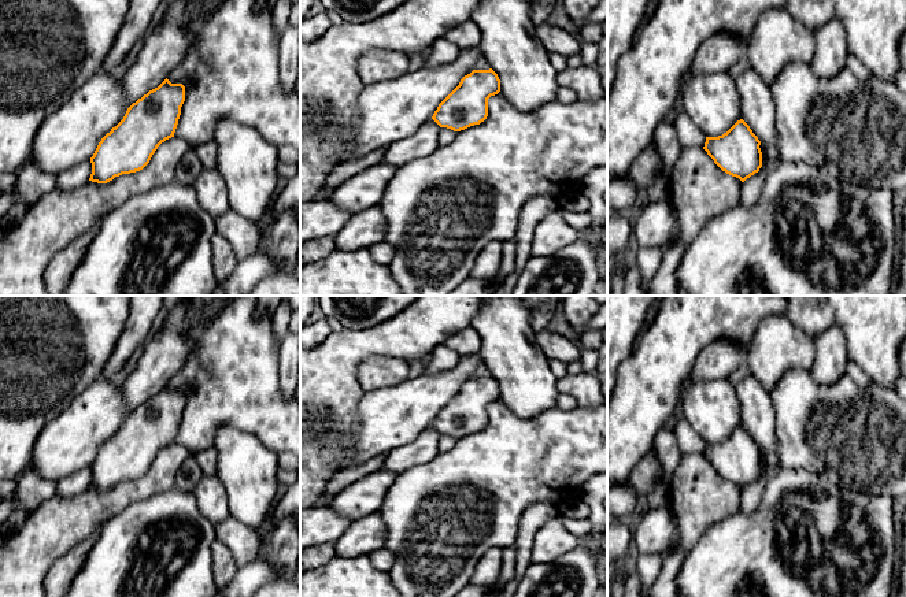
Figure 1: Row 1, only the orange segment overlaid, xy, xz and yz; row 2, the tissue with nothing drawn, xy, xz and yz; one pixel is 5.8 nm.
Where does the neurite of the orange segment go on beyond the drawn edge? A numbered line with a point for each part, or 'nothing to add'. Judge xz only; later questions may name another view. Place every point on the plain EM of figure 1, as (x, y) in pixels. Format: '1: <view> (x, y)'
1: xz (425, 447)

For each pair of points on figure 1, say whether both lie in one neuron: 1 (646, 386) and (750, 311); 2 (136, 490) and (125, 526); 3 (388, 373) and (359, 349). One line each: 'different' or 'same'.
1: same
2: different
3: different

